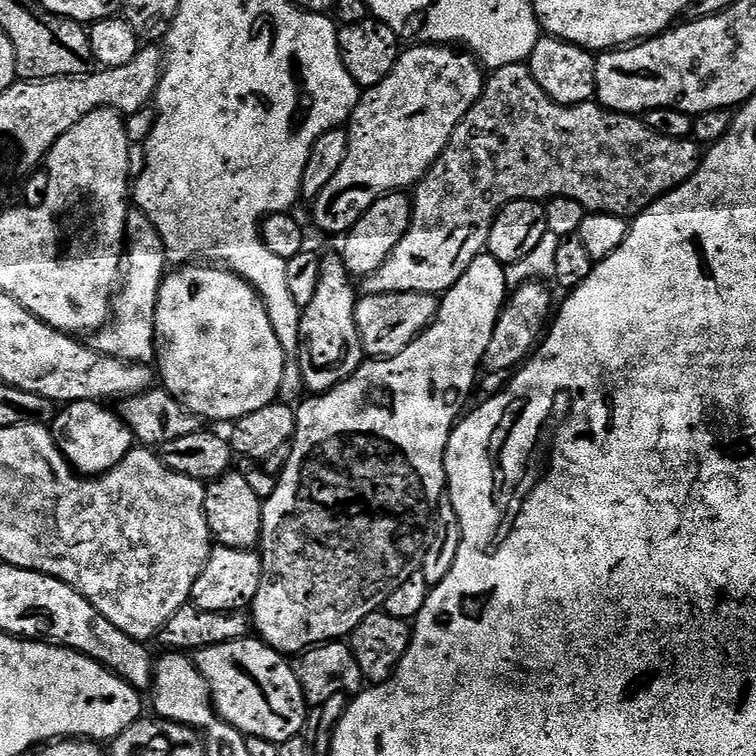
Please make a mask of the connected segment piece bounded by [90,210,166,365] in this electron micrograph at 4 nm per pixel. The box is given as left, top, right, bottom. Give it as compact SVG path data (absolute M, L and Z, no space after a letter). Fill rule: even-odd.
M139 210L129 211L126 218L126 267L122 272L122 287L114 300L114 311L109 324L91 337L91 347L103 356L112 356L116 360L125 360L128 364L151 365L156 360L156 303L160 297L160 283L166 275L166 257L164 243L160 241L158 230L150 218Z

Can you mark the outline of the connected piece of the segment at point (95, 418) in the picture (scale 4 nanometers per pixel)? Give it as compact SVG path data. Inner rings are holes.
M73 400L57 411L55 420L50 425L56 445L69 464L81 476L95 478L104 475L126 458L126 454L134 447L134 437L124 420L111 407L95 400Z

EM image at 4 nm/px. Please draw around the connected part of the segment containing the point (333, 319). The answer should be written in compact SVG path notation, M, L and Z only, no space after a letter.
M339 254L321 259L322 274L314 302L302 309L300 318L300 369L305 389L309 393L328 392L360 369L366 353L356 325L356 302L358 288L353 277L348 275L344 259Z

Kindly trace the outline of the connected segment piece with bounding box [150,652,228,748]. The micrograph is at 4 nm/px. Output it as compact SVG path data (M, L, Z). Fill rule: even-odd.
M168 652L157 659L154 664L154 683L150 689L151 695L156 695L155 715L161 720L173 720L179 724L189 724L192 728L206 731L206 744L216 744L216 748L228 748L228 724L219 719L214 711L212 692L208 689L202 673L196 669L195 659L183 652Z

